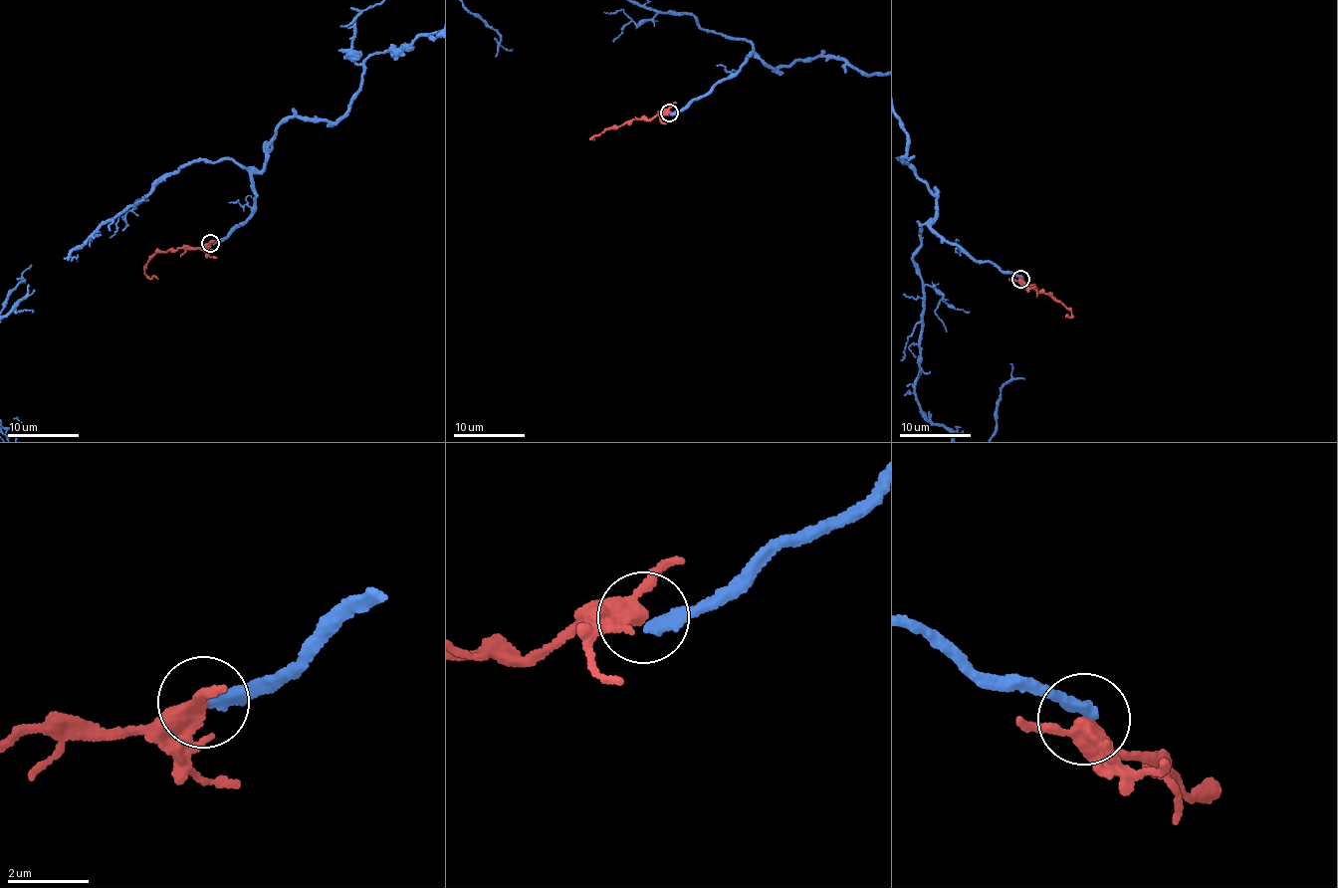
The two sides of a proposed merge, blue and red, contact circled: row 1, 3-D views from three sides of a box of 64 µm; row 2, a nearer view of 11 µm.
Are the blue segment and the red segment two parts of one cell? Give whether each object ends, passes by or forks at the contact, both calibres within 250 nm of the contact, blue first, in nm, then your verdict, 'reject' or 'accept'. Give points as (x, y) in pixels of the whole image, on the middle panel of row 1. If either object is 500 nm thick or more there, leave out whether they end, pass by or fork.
blue ends there; red passes by; 360 nm thick on the blue side, 360 nm on the other; reject

